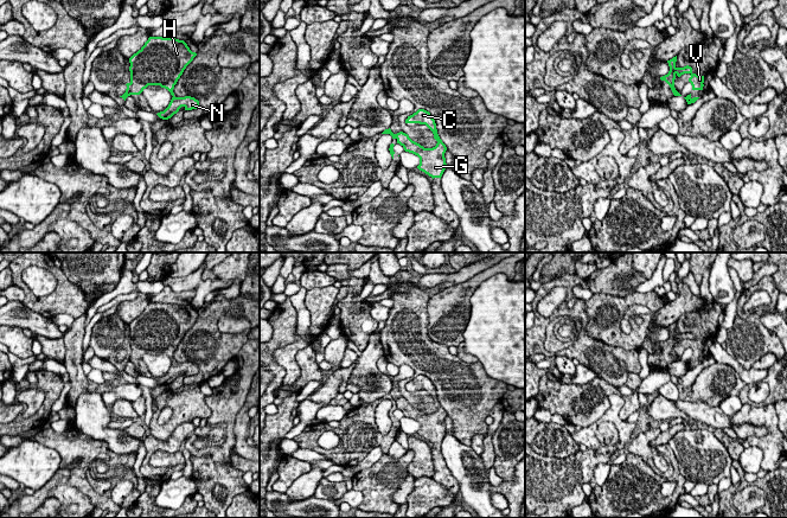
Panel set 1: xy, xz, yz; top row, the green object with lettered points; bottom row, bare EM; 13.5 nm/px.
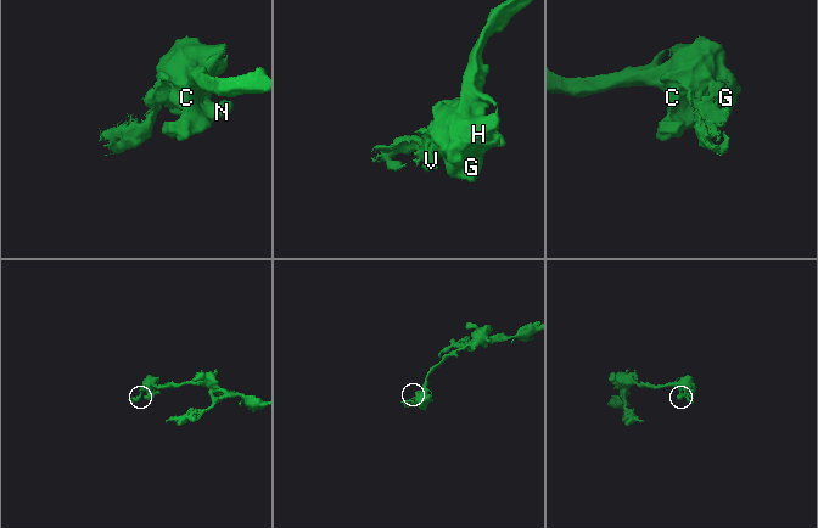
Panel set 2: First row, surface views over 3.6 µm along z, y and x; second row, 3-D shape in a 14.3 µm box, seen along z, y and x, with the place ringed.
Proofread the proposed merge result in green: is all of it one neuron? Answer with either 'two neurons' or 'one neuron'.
two neurons

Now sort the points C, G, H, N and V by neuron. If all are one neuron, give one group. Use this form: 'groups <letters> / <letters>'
groups C G H N / V

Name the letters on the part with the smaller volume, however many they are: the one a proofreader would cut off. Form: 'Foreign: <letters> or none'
Foreign: V

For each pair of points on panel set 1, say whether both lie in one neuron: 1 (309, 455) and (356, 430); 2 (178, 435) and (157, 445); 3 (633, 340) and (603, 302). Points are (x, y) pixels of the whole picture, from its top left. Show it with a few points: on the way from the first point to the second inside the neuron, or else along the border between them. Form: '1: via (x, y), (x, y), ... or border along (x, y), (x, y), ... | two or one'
1: border along (300, 447), (313, 449), (328, 459) | two
2: via (173, 440), (168, 445), (161, 445) | one
3: via (621, 338), (605, 321), (605, 314) | one

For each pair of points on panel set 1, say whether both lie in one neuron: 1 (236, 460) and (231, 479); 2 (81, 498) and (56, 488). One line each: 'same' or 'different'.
1: different
2: same

